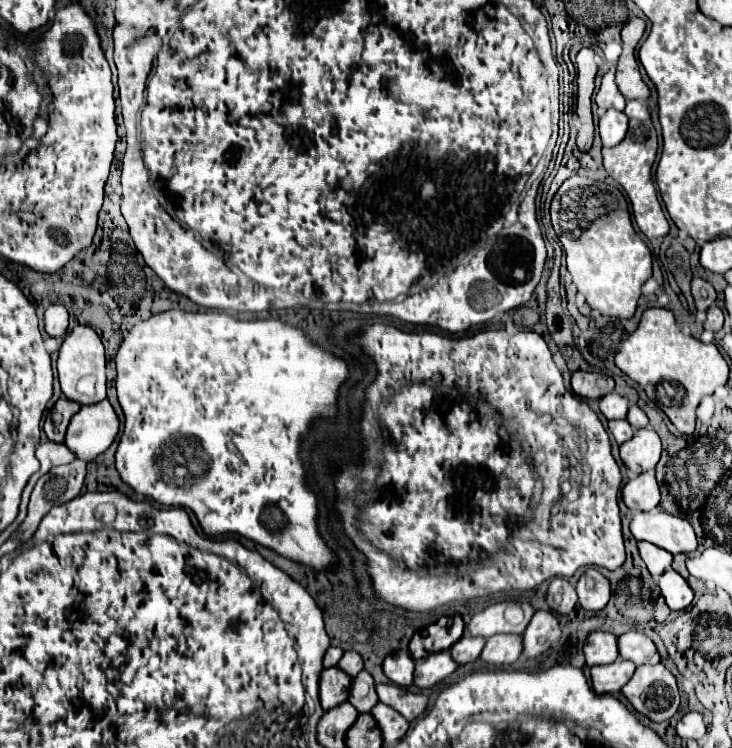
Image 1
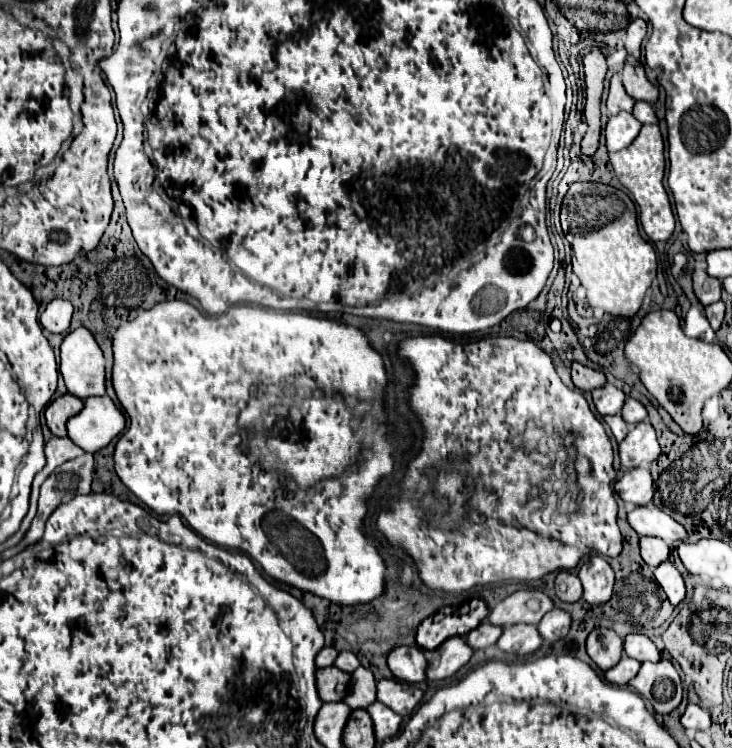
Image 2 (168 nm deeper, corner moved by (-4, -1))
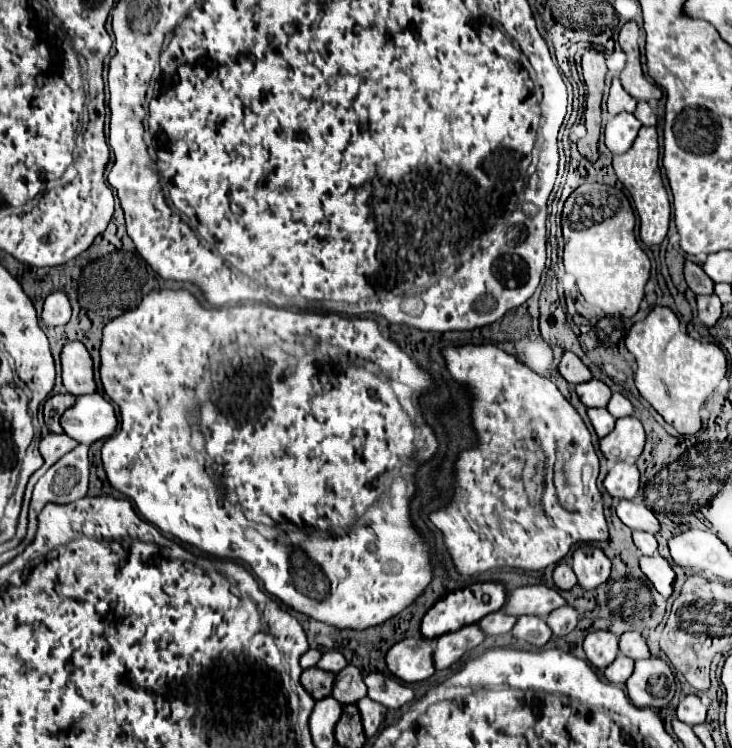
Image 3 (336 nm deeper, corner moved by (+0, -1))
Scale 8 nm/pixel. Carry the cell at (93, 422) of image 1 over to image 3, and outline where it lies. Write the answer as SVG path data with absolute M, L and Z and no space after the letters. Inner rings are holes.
M95 392L77 398L77 404L61 416L61 426L73 440L93 444L115 432L117 418L113 406Z

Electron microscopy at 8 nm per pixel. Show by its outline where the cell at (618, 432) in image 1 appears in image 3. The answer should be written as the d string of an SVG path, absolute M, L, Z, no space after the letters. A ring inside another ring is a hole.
M589 408L587 410L587 416L589 416L591 426L593 426L593 430L595 430L595 434L599 438L607 436L615 428L615 418L609 416L607 408Z

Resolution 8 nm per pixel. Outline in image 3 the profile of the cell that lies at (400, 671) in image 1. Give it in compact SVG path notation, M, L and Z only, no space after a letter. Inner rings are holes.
M405 638L391 646L385 656L387 668L403 682L427 680L433 672L433 644L427 638Z

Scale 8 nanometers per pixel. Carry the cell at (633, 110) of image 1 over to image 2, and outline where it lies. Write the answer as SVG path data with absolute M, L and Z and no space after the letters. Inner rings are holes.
M637 102L633 108L633 116L641 122L641 124L657 124L657 116L653 112L653 108L647 102Z

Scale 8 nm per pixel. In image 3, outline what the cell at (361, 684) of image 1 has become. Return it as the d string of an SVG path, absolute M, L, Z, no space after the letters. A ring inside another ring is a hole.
M347 664L347 668L343 668L337 674L331 696L339 704L355 704L359 698L367 696L367 686L363 682L363 674L359 672L359 668Z

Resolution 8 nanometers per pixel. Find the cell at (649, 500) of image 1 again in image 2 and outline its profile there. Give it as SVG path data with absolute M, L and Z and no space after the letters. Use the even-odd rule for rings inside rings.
M647 468L627 470L623 474L623 478L619 478L615 482L613 488L621 496L623 502L633 504L633 506L651 504L653 502L653 494L655 494L653 478L651 478L651 472Z

